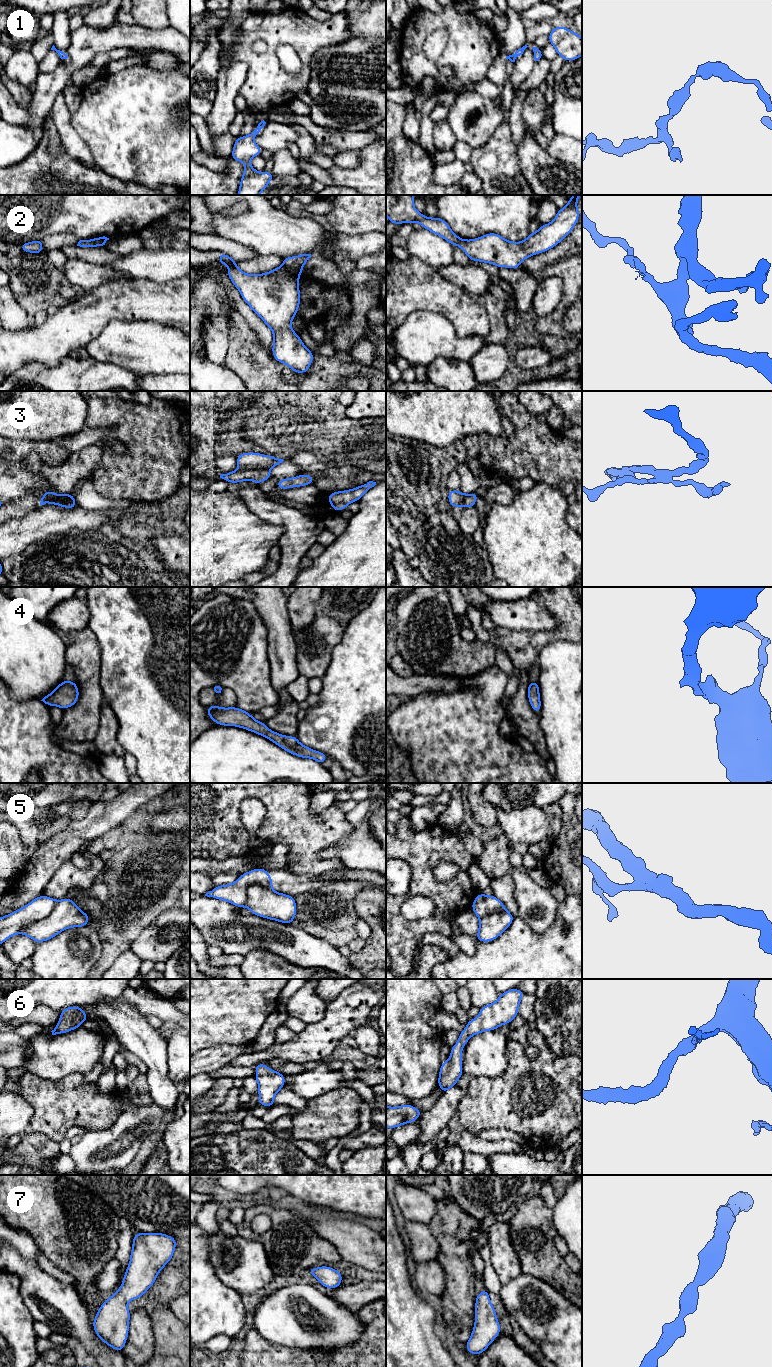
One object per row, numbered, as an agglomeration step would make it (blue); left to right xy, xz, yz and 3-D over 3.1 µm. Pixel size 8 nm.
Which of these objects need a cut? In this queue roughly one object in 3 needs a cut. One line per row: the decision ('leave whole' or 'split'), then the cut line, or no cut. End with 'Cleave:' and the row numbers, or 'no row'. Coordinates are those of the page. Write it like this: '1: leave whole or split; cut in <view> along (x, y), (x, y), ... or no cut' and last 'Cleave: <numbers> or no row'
1: leave whole; no cut
2: split; cut in xz along (283, 264), (301, 270)
3: split; cut in xz along (239, 468), (269, 470)
4: leave whole; no cut
5: split; cut in xy along (58, 901), (48, 915), (26, 925), (19, 932)
6: leave whole; no cut
7: leave whole; no cut
Cleave: 2, 3, 5

